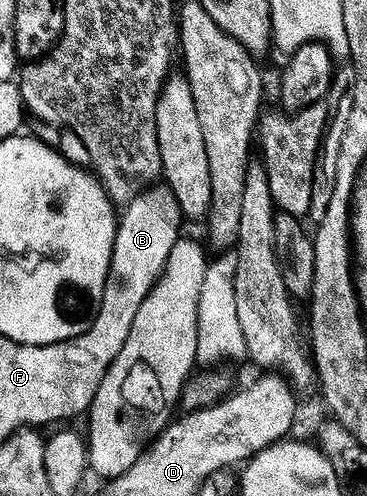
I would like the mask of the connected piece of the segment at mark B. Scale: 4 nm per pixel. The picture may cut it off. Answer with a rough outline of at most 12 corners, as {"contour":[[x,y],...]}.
{"contour":[[157,183],[116,222],[108,293],[133,326],[175,240],[179,210]]}

